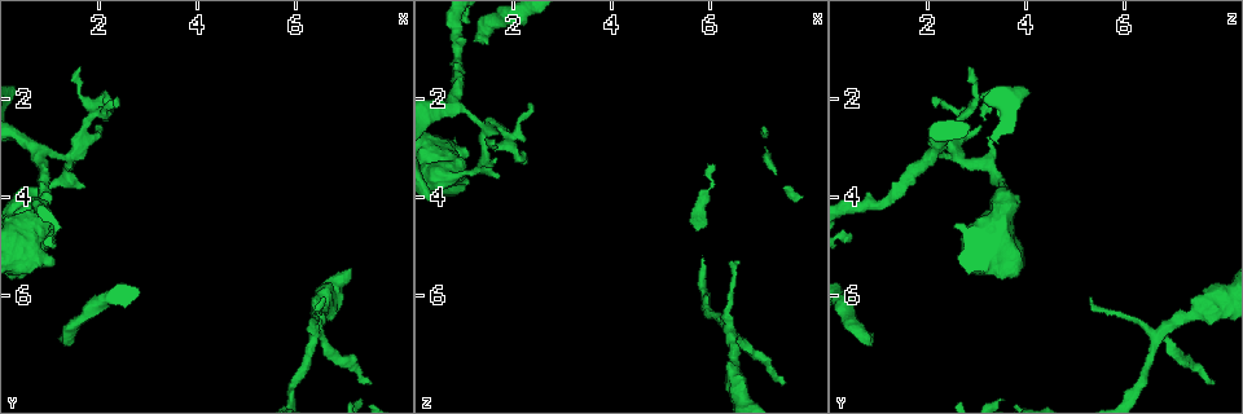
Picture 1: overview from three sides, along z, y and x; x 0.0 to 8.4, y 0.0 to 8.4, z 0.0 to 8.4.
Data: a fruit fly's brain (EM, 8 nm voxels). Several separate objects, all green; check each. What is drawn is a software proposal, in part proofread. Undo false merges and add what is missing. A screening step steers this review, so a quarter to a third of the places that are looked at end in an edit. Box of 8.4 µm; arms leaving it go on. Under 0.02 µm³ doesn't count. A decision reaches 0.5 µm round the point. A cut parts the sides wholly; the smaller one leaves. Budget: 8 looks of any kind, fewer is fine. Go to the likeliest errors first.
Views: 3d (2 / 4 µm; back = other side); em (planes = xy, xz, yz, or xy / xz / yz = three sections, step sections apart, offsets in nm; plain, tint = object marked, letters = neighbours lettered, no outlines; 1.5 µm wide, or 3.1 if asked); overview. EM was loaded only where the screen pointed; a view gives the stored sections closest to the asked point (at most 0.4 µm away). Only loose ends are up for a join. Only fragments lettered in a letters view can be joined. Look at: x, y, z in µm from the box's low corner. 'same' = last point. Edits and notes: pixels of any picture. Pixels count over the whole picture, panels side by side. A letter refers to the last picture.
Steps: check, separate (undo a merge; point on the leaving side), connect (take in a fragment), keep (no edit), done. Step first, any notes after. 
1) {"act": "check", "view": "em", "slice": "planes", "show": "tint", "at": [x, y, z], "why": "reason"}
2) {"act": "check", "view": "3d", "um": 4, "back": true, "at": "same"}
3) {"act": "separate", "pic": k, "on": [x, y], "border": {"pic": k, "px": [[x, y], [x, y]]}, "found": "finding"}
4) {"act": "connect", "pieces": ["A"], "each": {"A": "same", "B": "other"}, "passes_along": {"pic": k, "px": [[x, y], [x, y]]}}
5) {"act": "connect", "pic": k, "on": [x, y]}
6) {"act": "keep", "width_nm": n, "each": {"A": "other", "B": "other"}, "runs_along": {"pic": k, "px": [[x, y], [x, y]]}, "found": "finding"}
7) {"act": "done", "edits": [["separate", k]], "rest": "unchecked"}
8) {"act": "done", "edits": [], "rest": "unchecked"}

{"act": "check", "view": "em", "slice": "xz", "step": 8, "show": "tint", "at": [1.45, 7.00, 0.85], "why": "an open end"}

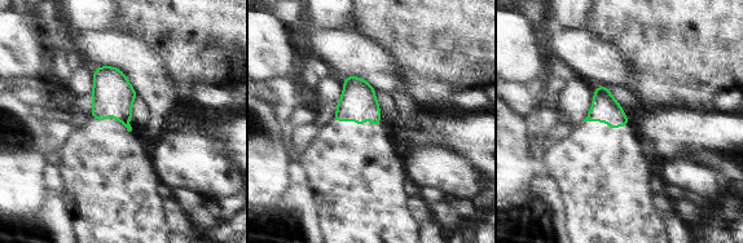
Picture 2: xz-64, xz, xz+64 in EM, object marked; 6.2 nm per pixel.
{"act": "check", "view": "em", "slice": "planes", "show": "letters", "at": "same"}

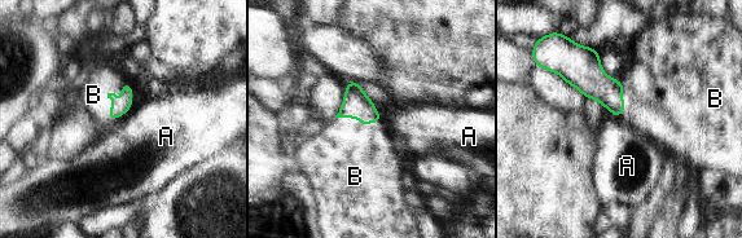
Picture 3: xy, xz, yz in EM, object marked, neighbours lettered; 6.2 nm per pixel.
{"act": "connect", "pic": 3, "on": [93, 95], "each": {"A": "other", "B": "same"}, "passes_along": {"pic": 3, "px": [[126, 104], [114, 93], [93, 95]]}, "found": "the neuron continues"}

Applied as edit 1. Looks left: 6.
{"act": "check", "view": "3d", "um": 2, "at": [6.55, 6.00, 5.25], "why": "branch stops here"}

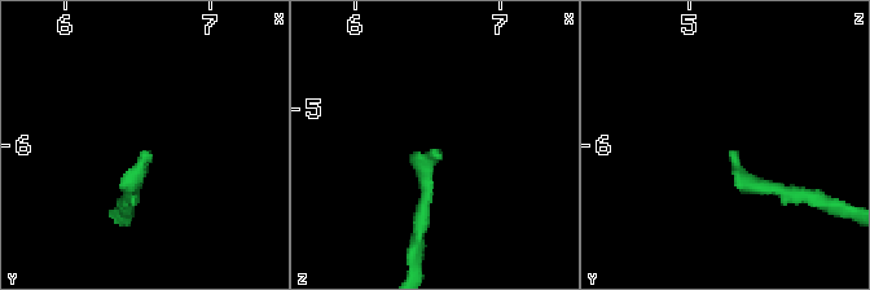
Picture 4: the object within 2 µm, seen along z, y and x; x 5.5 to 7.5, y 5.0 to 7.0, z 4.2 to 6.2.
{"act": "check", "view": "em", "slice": "xz", "step": 4, "show": "letters", "at": [6.56, 6.02, 5.30]}

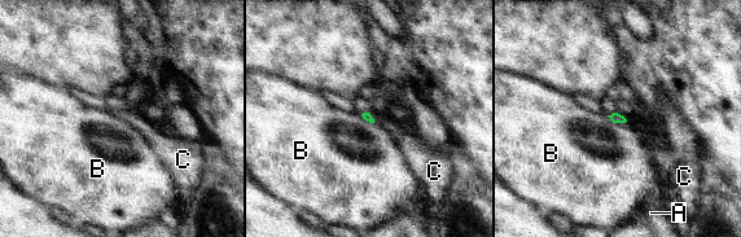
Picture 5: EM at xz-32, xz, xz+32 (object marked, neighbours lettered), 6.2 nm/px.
{"act": "check", "view": "em", "slice": "planes", "show": "letters", "at": "same", "why": "another direction"}

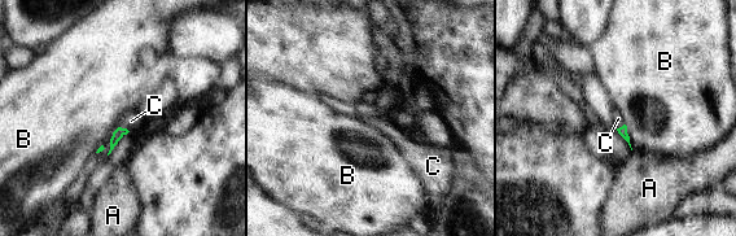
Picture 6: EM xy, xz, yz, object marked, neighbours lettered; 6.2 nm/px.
{"act": "connect", "pic": 6, "on": [131, 121], "each": {"A": "other", "B": "other", "C": "same"}, "passes_along": {"pic": 6, "px": [[119, 131], [123, 127], [131, 121]]}, "found": "it goes on there"}

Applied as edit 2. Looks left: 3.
{"act": "done", "edits": [["connect", 3], ["connect", 6]], "rest": "unchecked"}

